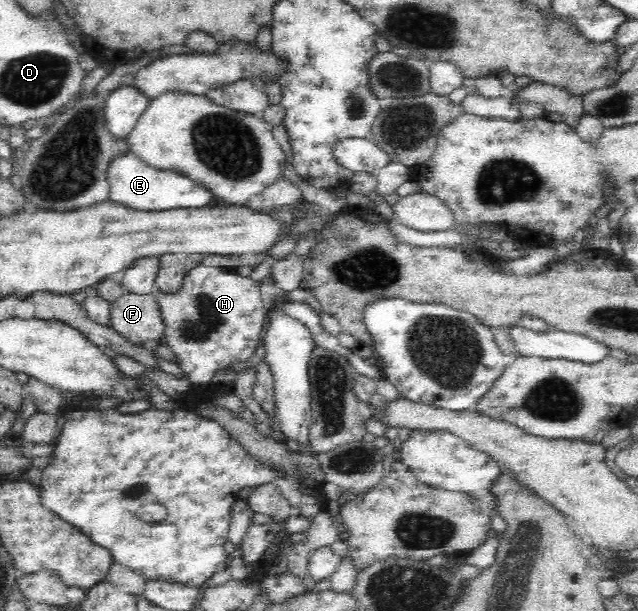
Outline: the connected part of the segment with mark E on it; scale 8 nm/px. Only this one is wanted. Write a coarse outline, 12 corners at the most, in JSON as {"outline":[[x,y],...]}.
{"outline":[[132,151],[109,164],[109,199],[137,210],[195,209],[213,191]]}

